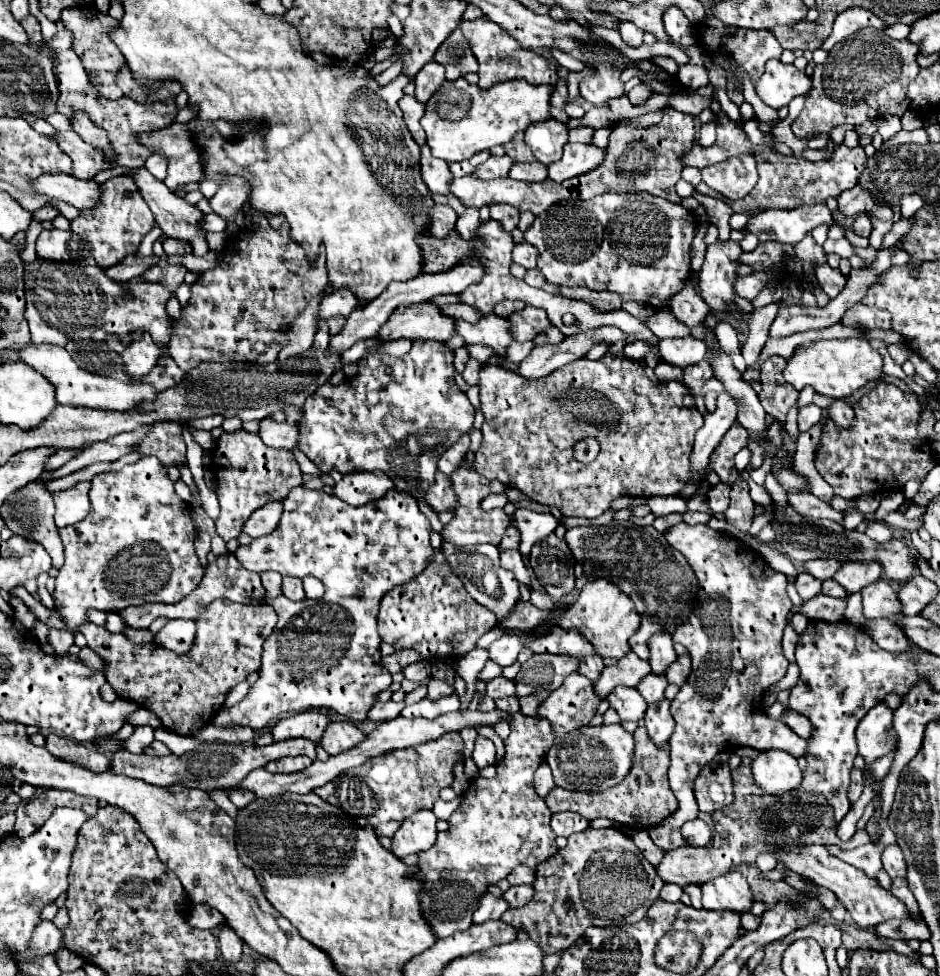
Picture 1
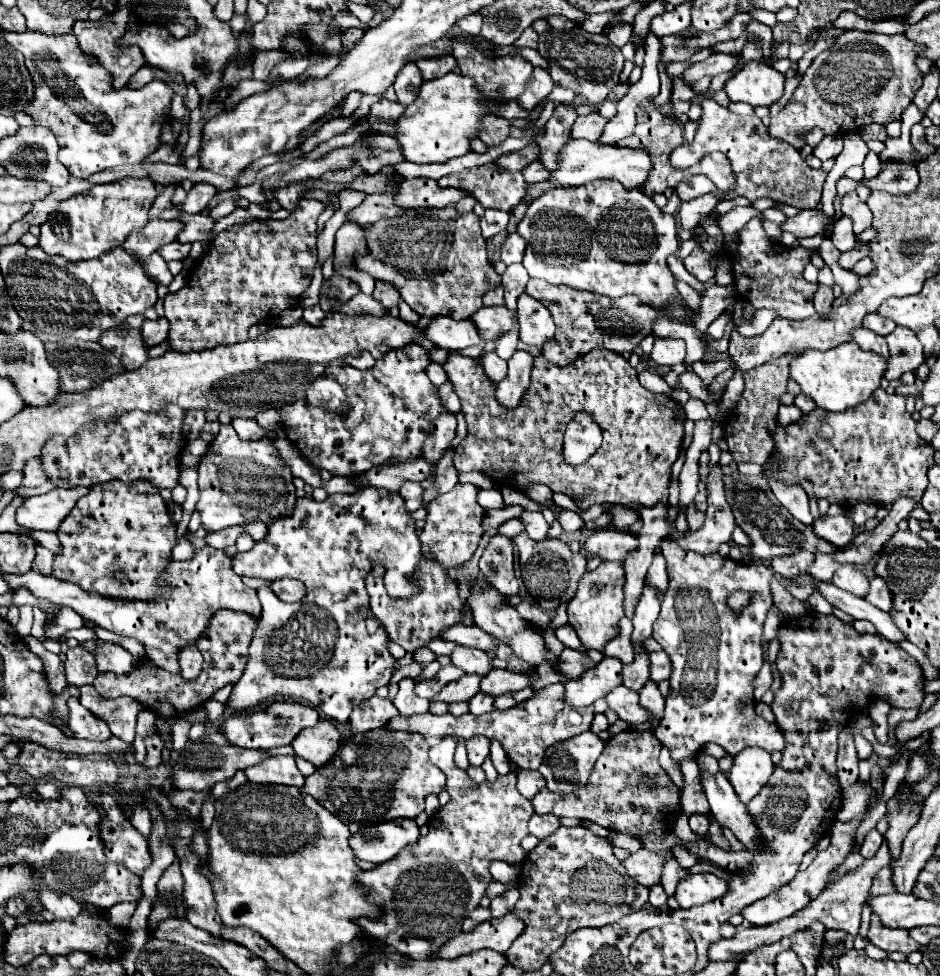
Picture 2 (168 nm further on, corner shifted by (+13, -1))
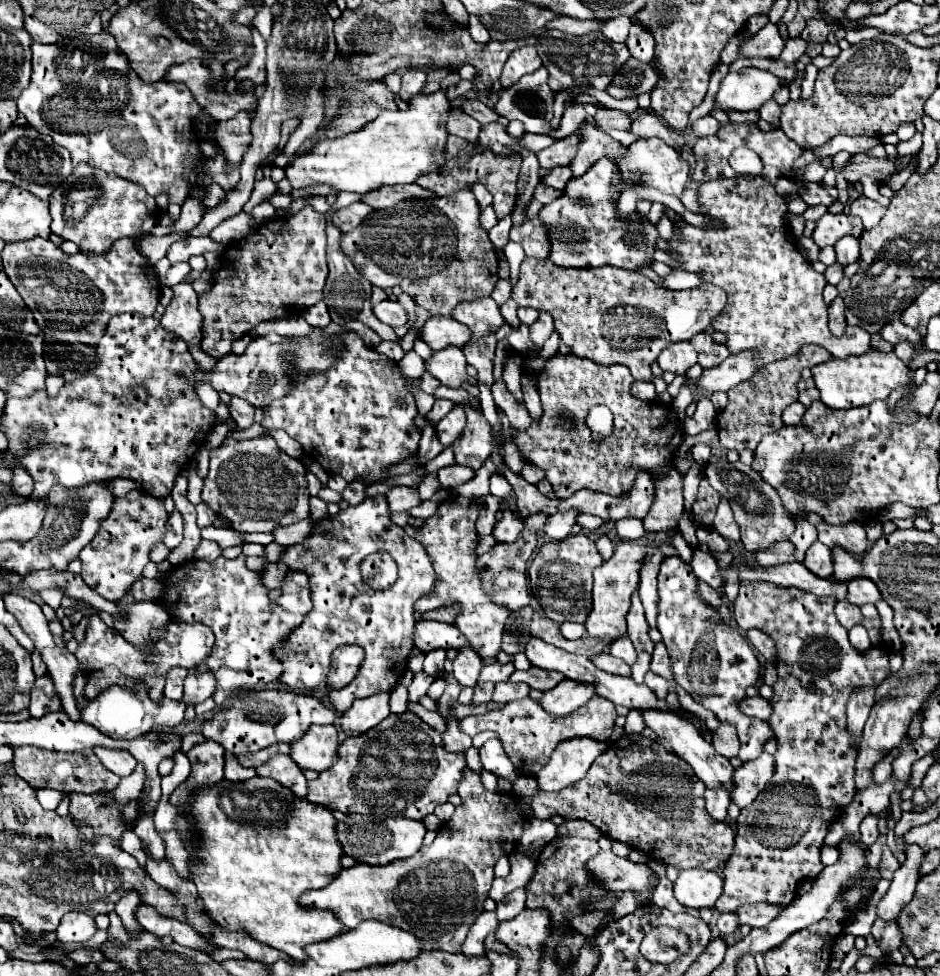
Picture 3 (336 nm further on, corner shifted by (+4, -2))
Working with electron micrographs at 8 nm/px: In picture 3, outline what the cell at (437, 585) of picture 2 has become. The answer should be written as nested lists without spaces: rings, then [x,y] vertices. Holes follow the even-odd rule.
[[[374,553],[360,565],[361,576],[372,589],[388,589],[398,579],[395,561],[388,553]]]

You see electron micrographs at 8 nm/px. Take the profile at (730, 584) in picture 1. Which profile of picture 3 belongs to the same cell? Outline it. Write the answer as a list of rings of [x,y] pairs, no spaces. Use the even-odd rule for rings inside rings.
[[[666,557],[658,575],[658,621],[656,627],[662,633],[662,643],[666,645],[670,659],[672,659],[672,673],[674,681],[678,685],[696,685],[696,701],[702,703],[704,707],[712,709],[722,723],[732,723],[738,729],[740,737],[740,759],[742,761],[752,761],[758,759],[762,753],[762,747],[768,739],[772,739],[772,729],[766,721],[746,717],[740,709],[738,703],[746,697],[746,687],[756,685],[760,681],[760,663],[750,647],[750,643],[740,635],[738,629],[724,625],[720,621],[720,615],[716,613],[714,607],[706,605],[698,595],[696,595],[696,577],[692,569],[682,563],[680,557]]]

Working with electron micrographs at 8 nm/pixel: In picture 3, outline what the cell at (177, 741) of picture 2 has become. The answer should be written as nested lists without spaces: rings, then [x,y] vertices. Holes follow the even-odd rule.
[[[206,739],[204,743],[194,745],[186,757],[190,759],[192,771],[190,777],[172,793],[170,801],[172,805],[182,805],[182,801],[188,801],[190,791],[196,787],[210,787],[222,781],[224,777],[224,749],[216,741]]]

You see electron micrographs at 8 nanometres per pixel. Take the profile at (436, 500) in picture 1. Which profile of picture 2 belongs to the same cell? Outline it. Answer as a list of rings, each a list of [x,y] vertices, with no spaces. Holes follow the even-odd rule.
[[[407,482],[407,484],[401,486],[399,494],[405,498],[405,504],[407,504],[409,512],[415,512],[417,508],[423,506],[423,486],[421,484]]]

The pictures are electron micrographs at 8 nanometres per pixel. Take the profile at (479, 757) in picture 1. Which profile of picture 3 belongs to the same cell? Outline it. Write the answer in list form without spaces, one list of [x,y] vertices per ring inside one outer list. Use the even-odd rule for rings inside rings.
[[[490,739],[480,747],[480,759],[486,771],[494,773],[500,779],[508,779],[514,781],[520,777],[518,769],[512,765],[512,761],[506,757],[502,743],[498,739]]]

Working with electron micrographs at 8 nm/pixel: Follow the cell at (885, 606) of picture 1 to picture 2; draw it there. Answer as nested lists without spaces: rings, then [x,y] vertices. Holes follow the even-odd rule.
[[[841,566],[835,576],[833,576],[833,584],[837,584],[837,588],[847,590],[855,596],[867,596],[869,594],[869,580],[865,574],[861,574],[857,568],[853,566]]]

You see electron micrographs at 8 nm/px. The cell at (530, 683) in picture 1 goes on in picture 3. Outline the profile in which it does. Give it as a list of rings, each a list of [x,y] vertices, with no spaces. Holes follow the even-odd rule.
[[[600,653],[594,657],[594,665],[606,673],[614,673],[614,675],[624,675],[628,677],[630,675],[630,667],[626,663],[622,663],[620,659],[608,655],[608,653]]]

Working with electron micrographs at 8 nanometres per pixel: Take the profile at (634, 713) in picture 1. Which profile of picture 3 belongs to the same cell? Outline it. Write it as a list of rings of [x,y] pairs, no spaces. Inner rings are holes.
[[[642,711],[642,713],[644,713],[644,719],[646,719],[648,727],[652,731],[656,731],[660,739],[666,739],[670,743],[672,751],[678,757],[682,757],[696,771],[696,777],[700,781],[704,781],[704,785],[708,789],[720,789],[720,787],[724,787],[726,791],[734,789],[734,785],[732,785],[732,771],[734,769],[732,769],[730,761],[726,757],[722,757],[720,753],[716,753],[716,749],[700,735],[700,731],[694,725],[690,725],[688,721],[684,721],[678,715],[674,717],[672,713],[662,713],[662,711]]]

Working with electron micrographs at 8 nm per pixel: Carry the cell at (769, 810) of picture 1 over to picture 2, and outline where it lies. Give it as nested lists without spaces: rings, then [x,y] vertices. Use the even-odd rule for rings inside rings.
[[[637,850],[631,854],[623,864],[629,876],[633,876],[639,884],[651,888],[653,884],[661,882],[661,874],[665,864],[673,858],[673,852],[651,852],[651,850]]]

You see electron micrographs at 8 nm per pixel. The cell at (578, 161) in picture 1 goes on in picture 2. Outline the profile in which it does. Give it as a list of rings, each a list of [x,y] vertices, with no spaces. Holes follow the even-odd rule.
[[[569,140],[559,150],[559,164],[551,172],[551,178],[563,186],[567,184],[583,184],[593,182],[597,178],[615,178],[625,188],[641,188],[647,174],[651,170],[651,160],[645,150],[631,150],[631,148],[611,148],[599,142],[589,140]]]

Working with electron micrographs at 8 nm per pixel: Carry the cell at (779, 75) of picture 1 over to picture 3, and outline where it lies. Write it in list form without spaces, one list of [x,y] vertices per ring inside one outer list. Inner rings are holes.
[[[742,69],[730,71],[714,95],[714,107],[722,111],[760,109],[780,89],[780,79],[768,71]]]

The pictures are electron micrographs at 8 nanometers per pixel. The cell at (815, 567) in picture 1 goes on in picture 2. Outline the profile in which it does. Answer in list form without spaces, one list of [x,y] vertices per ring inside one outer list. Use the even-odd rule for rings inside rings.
[[[797,552],[791,556],[779,556],[771,560],[773,572],[789,578],[789,576],[801,576],[801,572],[807,574],[809,564],[813,564],[815,556],[811,552]]]

